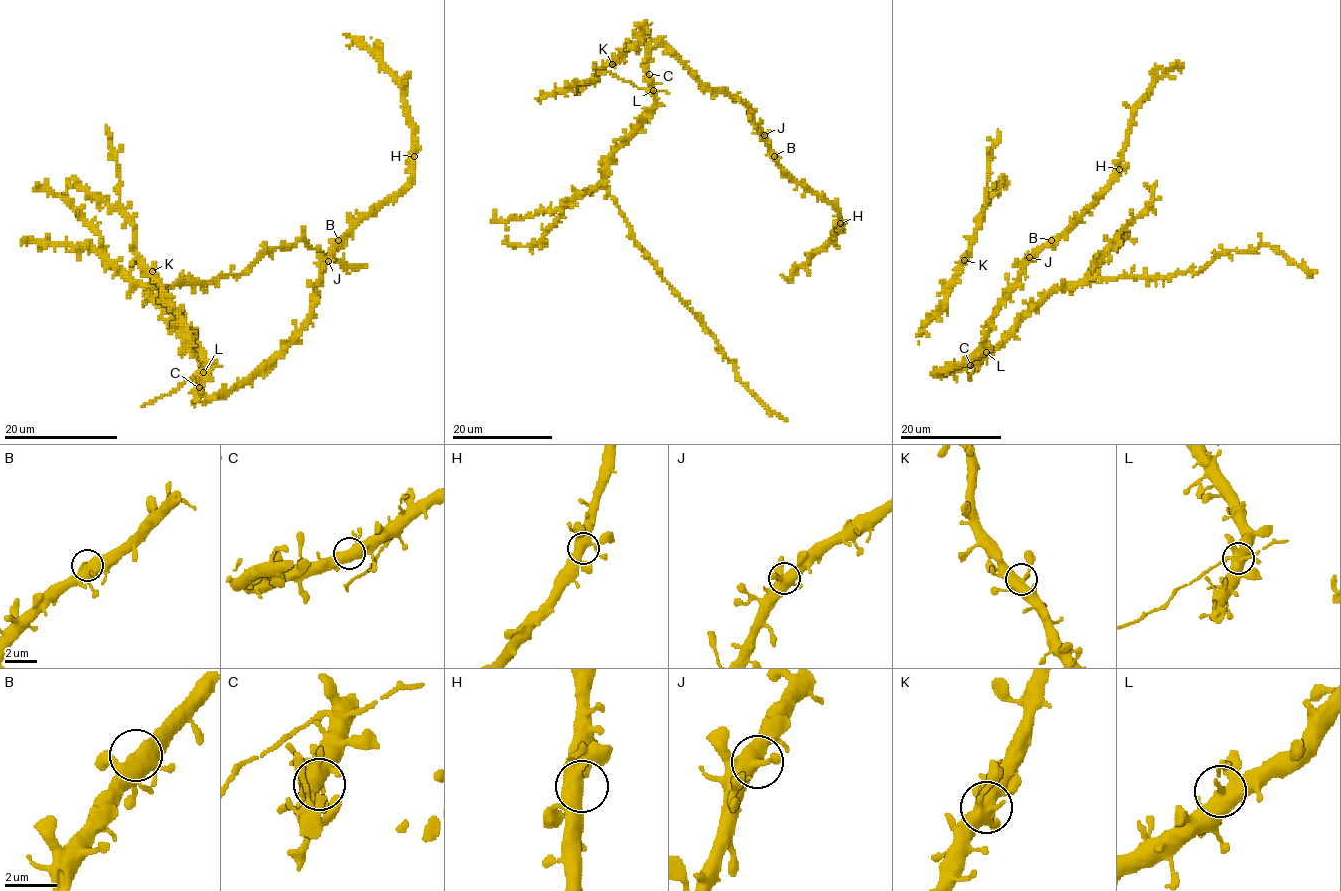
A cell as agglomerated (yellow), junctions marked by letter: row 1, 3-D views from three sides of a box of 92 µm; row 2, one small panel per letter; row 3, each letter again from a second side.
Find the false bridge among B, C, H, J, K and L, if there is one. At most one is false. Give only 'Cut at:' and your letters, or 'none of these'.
Cut at: none of these

